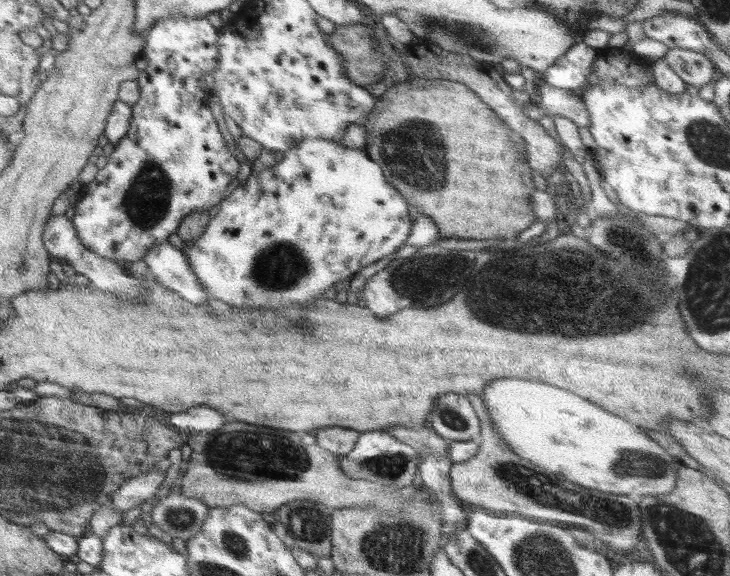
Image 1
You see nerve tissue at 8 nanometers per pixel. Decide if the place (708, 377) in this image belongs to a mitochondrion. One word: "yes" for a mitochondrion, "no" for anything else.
no

